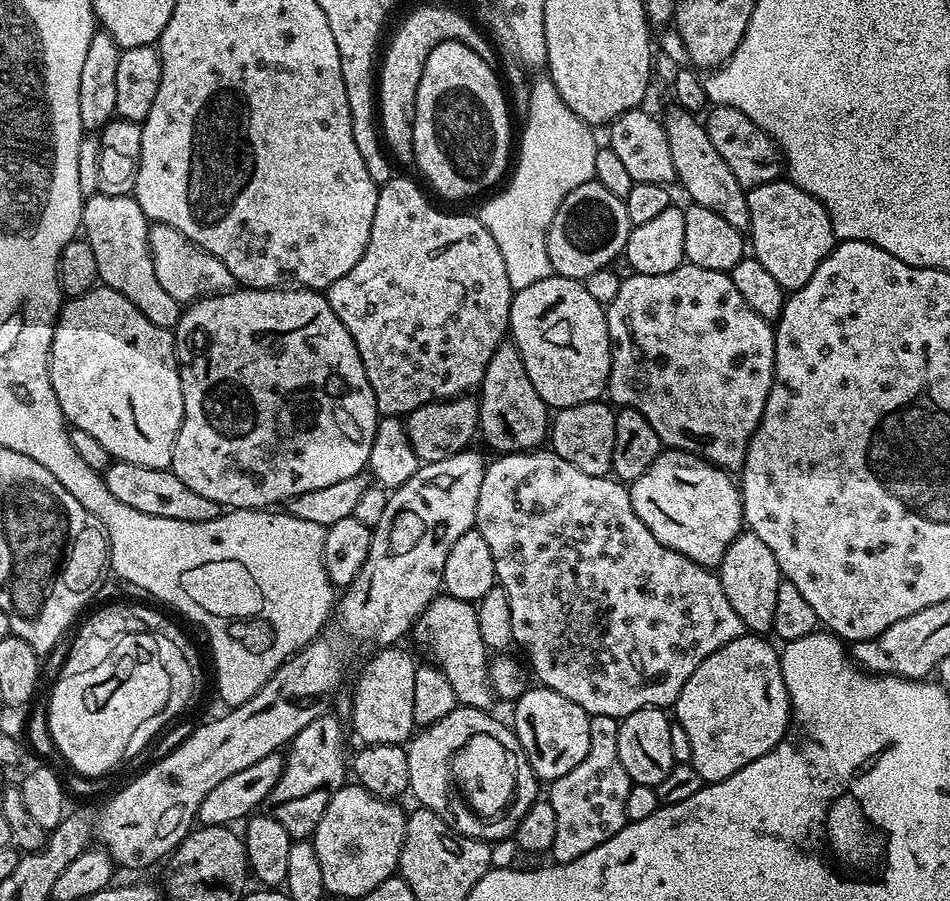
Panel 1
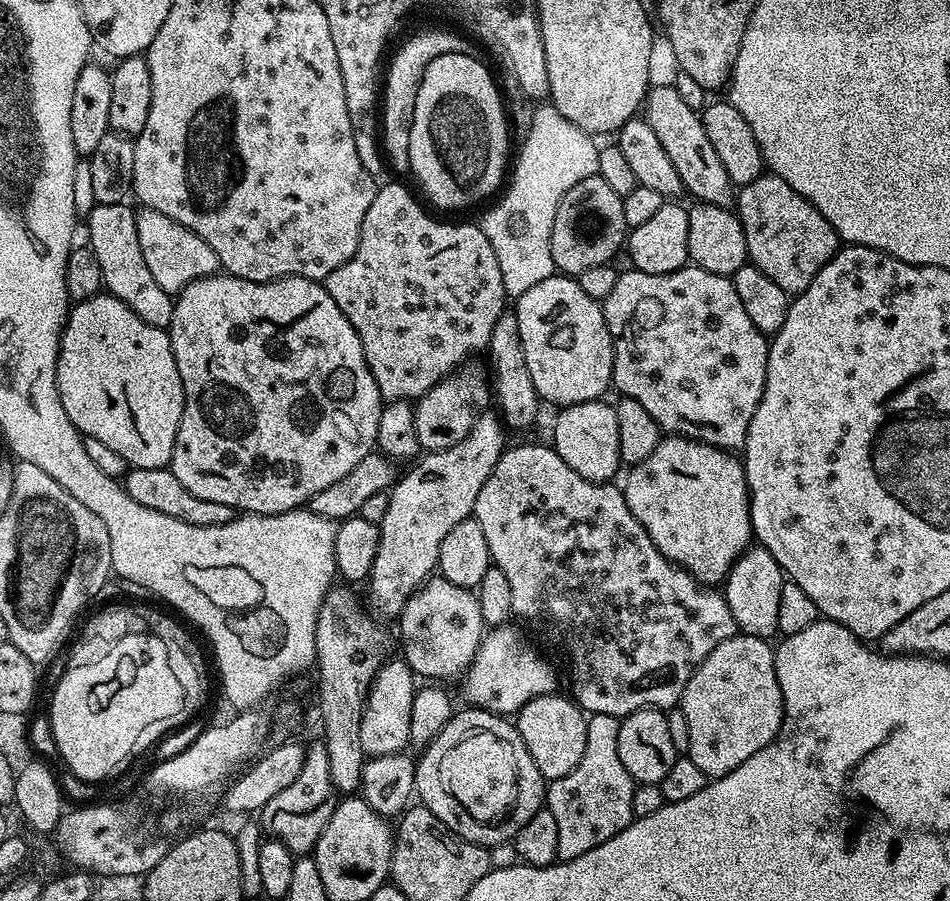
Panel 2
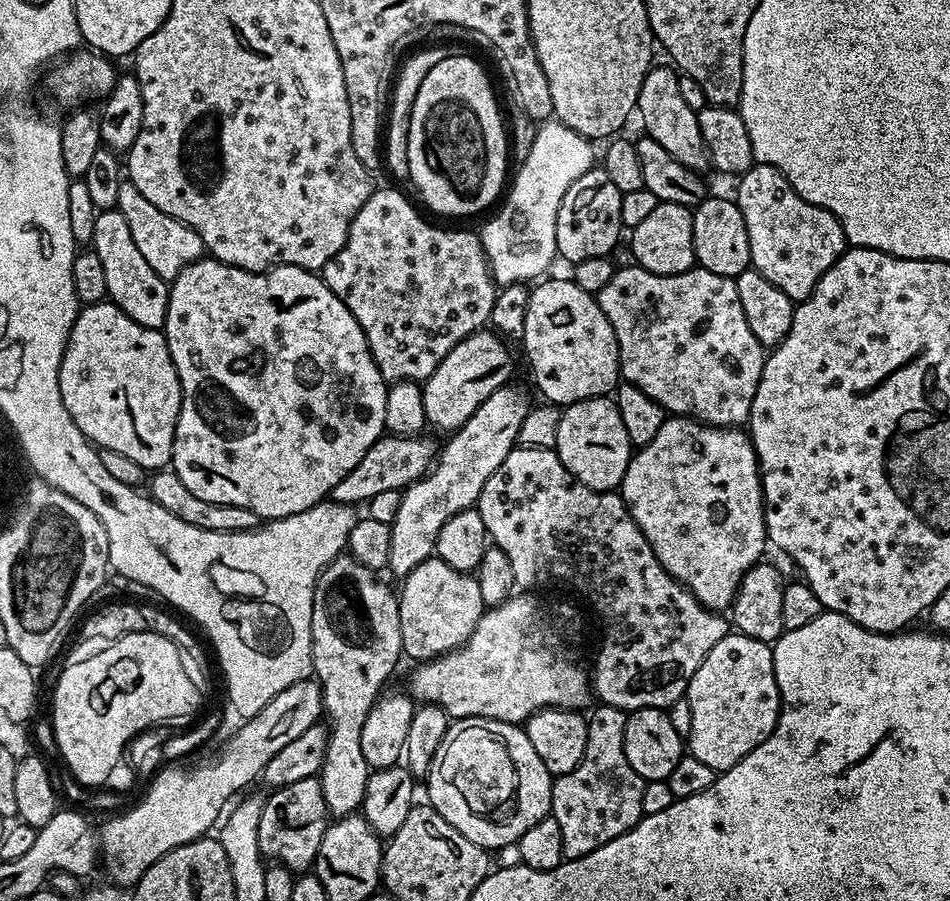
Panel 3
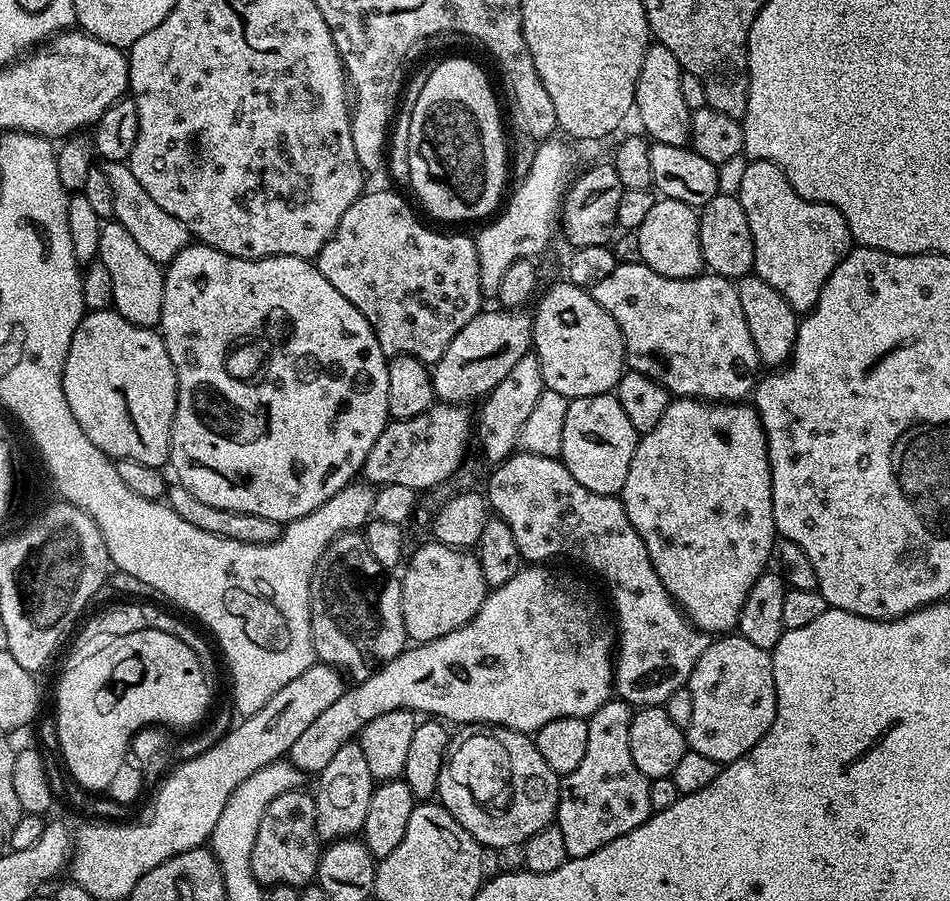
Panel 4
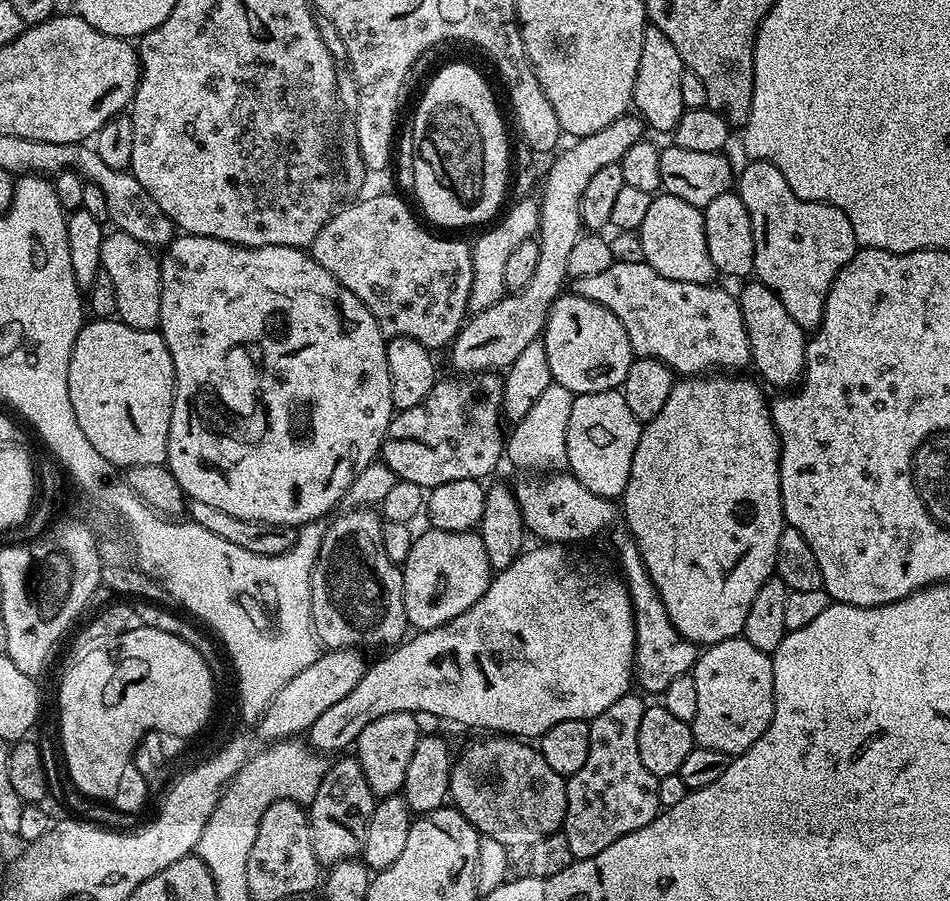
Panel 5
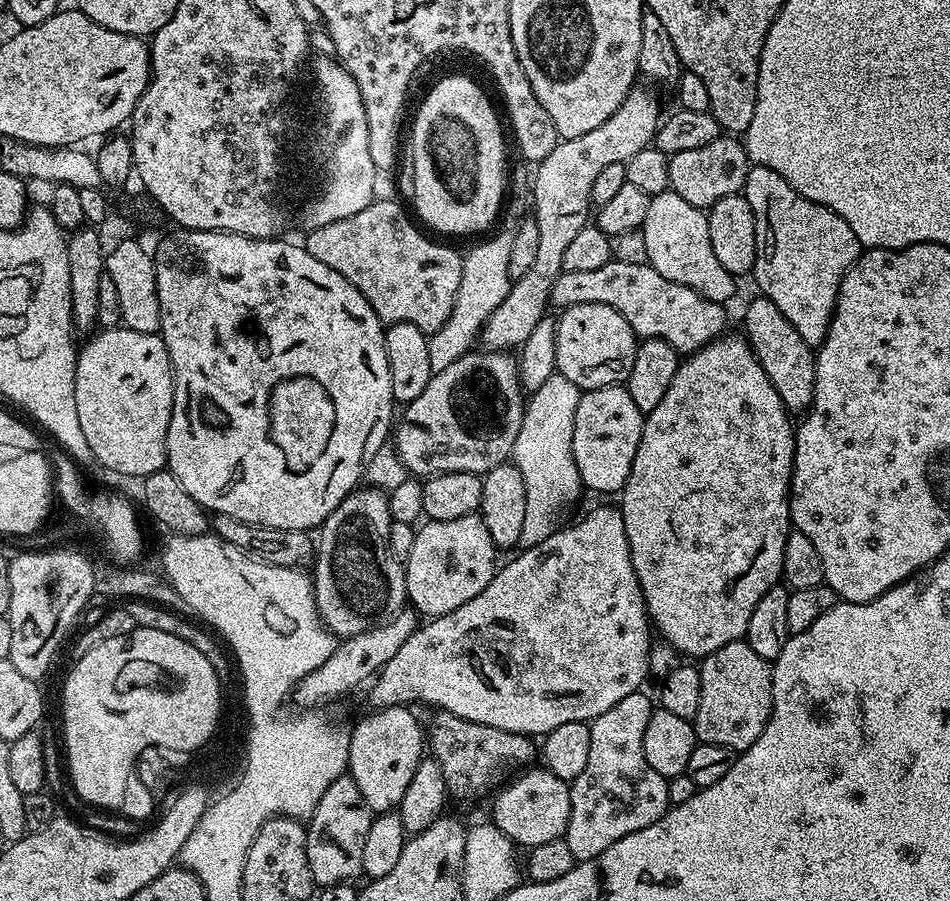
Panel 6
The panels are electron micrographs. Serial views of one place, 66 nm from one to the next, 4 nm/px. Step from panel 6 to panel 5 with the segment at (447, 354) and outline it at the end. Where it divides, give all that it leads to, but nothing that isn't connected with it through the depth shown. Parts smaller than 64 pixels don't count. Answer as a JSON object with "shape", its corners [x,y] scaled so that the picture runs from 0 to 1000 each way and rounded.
{"shape":[[[555,220],[544,221],[540,226],[540,231],[535,236],[532,234],[517,252],[509,255],[515,255],[515,257],[507,259],[502,264],[501,271],[498,270],[496,272],[497,316],[495,317],[493,340],[498,347],[508,346],[509,343],[518,339],[524,326],[532,323],[532,317],[528,313],[528,299],[533,296],[533,286],[537,286],[537,282],[541,282],[541,276],[548,269],[561,265],[568,256],[567,225],[563,221]]]}

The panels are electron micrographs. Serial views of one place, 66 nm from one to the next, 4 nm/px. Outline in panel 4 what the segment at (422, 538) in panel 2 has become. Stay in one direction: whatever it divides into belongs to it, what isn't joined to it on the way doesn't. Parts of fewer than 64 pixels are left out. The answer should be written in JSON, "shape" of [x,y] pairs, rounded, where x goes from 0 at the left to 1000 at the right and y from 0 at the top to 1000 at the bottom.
{"shape":[[[557,393],[545,397],[537,415],[533,415],[533,420],[528,420],[528,424],[524,424],[524,428],[508,441],[504,450],[505,466],[503,462],[499,471],[499,484],[502,489],[505,487],[505,497],[512,509],[517,513],[534,511],[544,501],[549,473],[554,473],[554,464],[558,464],[562,451],[566,451],[566,442],[574,433],[571,406],[566,406],[563,393]]]}

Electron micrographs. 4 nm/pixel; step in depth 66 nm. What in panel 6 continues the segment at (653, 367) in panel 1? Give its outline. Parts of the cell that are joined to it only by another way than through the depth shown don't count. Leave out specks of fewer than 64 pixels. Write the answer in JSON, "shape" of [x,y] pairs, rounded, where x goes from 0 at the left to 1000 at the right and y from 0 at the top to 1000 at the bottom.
{"shape":[[[648,287],[638,291],[638,295],[633,295],[631,300],[591,302],[581,319],[580,336],[584,341],[586,337],[586,343],[589,344],[605,337],[637,337],[651,344],[651,349],[655,349],[655,353],[659,353],[659,357],[663,357],[671,374],[679,377],[684,375],[700,377],[705,380],[705,384],[709,384],[712,391],[717,393],[734,391],[749,377],[755,377],[758,373],[763,372],[765,364],[762,363],[766,360],[766,346],[762,337],[737,329],[731,322],[726,322],[726,317],[718,317],[714,313],[705,313],[705,309],[697,309],[697,304],[693,304],[693,300],[688,300],[683,292],[667,294],[664,291],[655,291]]]}

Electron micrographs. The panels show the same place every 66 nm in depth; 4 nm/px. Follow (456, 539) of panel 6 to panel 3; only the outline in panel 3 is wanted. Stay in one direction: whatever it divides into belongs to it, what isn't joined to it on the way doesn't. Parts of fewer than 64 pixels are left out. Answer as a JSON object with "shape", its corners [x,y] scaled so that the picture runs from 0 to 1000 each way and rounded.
{"shape":[[[462,619],[446,622],[429,639],[424,640],[422,653],[419,653],[421,667],[421,685],[423,686],[424,727],[434,735],[455,733],[466,728],[468,724],[484,719],[499,704],[499,695],[508,686],[512,671],[507,668],[507,655],[503,655],[503,646],[496,635],[483,635]]]}

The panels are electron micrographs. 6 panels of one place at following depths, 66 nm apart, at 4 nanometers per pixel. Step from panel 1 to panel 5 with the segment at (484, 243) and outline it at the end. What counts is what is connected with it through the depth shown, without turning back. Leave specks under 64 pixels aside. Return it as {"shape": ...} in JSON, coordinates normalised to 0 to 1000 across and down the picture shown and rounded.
{"shape":[[[387,218],[376,226],[366,226],[362,232],[351,234],[349,241],[335,255],[326,273],[326,283],[398,357],[405,374],[422,373],[444,380],[452,388],[471,387],[479,377],[494,347],[493,332],[497,316],[497,277],[484,266],[466,266],[458,256],[449,257],[438,245],[439,236],[429,232],[421,218]]]}

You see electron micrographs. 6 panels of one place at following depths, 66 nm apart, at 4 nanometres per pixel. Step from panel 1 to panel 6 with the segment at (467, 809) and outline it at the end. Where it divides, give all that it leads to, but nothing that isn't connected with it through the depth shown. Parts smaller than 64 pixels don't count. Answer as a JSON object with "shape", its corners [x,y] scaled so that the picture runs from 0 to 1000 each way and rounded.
{"shape":[[[560,850],[536,865],[521,883],[517,913],[521,915],[524,921],[528,921],[528,926],[537,929],[540,937],[555,943],[571,939],[571,935],[593,932],[600,912],[599,867],[587,863],[572,850]]]}

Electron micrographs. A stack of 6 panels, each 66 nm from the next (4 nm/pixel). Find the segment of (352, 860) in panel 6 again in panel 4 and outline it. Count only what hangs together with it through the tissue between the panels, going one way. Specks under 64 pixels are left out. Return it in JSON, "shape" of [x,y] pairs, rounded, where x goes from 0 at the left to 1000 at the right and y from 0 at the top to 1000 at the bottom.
{"shape":[[[377,824],[366,825],[343,846],[343,850],[332,862],[333,875],[333,923],[338,933],[365,932],[374,929],[385,912],[385,899],[389,899],[389,881],[397,872],[392,865],[389,850],[385,850],[385,837]]]}

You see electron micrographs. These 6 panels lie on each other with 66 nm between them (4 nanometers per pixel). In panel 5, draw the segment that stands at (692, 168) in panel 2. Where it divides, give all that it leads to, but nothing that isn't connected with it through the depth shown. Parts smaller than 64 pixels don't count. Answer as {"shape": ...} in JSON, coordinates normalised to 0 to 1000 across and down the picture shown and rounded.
{"shape":[[[682,29],[676,38],[676,64],[672,64],[672,82],[667,87],[665,115],[683,143],[706,148],[714,140],[721,119],[718,113],[718,82],[722,79],[709,47],[697,38],[697,33]]]}

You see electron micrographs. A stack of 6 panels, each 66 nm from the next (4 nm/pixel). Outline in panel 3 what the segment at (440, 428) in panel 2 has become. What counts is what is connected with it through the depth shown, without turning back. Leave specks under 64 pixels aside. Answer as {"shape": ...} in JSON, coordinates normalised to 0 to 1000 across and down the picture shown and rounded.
{"shape":[[[506,366],[486,375],[465,402],[461,411],[445,423],[445,450],[448,451],[448,464],[454,474],[464,475],[467,482],[475,482],[486,474],[491,464],[520,437],[520,433],[531,430],[540,421],[539,391],[536,378],[521,366]]]}

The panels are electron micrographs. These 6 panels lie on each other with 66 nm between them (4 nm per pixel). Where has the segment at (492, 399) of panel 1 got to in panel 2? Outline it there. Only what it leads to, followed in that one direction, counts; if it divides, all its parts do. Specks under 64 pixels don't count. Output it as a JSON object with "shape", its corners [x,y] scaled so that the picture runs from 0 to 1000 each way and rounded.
{"shape":[[[533,344],[520,360],[520,371],[516,371],[512,395],[518,398],[516,425],[526,465],[536,476],[558,474],[568,462],[571,445],[562,433],[562,423],[559,422],[558,411],[554,407],[554,393],[549,388],[549,371],[545,371],[545,353],[542,345]]]}

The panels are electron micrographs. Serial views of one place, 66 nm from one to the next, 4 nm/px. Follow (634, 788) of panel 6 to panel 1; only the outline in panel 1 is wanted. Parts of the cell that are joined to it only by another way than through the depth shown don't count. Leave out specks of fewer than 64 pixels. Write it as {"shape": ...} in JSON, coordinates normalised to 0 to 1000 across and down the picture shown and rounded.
{"shape":[[[624,795],[621,801],[621,832],[617,832],[617,841],[600,855],[600,859],[592,859],[592,863],[580,867],[576,871],[575,886],[579,895],[583,895],[583,903],[587,903],[583,939],[580,953],[587,959],[604,957],[604,952],[613,952],[625,939],[634,939],[651,921],[662,913],[659,908],[659,881],[663,881],[666,868],[655,851],[651,841],[651,806],[653,799],[647,795]]]}

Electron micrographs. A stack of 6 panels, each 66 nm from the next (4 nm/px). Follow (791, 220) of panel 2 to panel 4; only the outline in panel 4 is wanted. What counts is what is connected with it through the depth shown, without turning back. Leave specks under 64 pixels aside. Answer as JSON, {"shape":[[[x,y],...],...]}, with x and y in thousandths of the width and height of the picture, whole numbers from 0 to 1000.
{"shape":[[[787,178],[779,195],[777,221],[785,233],[794,264],[795,305],[811,313],[839,349],[848,349],[861,335],[869,309],[899,274],[891,242],[876,226],[844,220],[832,206],[827,193],[809,178]]]}

